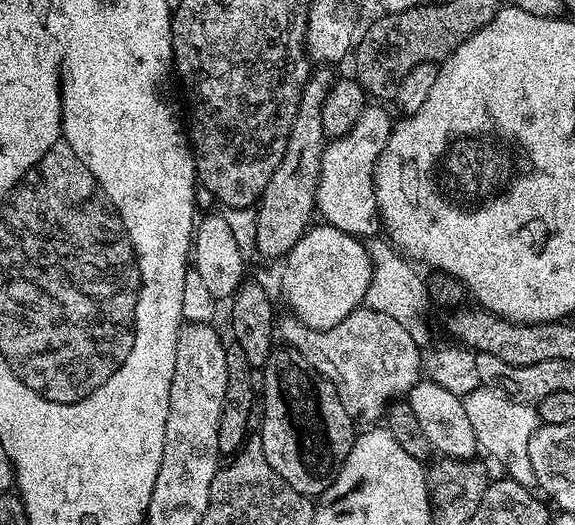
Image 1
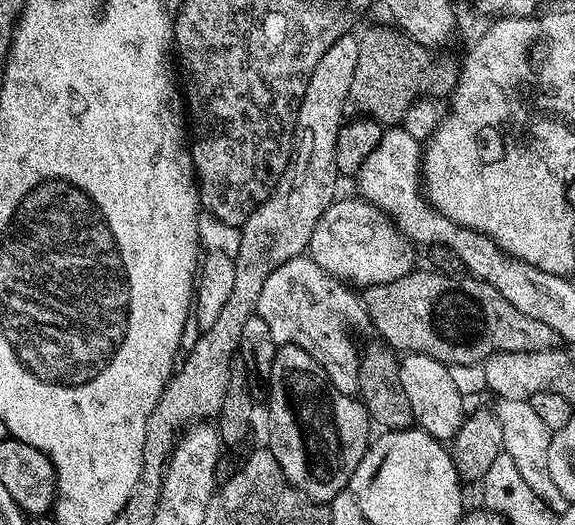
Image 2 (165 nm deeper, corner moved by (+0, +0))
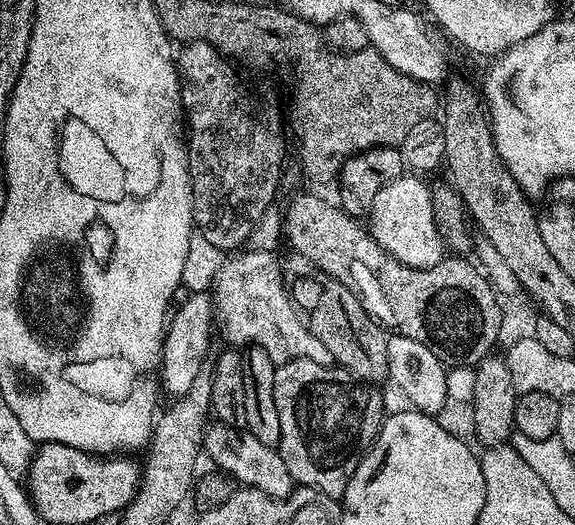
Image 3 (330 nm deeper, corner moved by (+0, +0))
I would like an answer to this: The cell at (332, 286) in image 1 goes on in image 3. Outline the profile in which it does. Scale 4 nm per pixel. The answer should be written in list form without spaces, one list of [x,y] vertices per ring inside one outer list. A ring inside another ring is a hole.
[[[405,174],[378,190],[370,213],[370,231],[378,246],[385,248],[398,262],[411,268],[429,268],[445,259],[446,249],[434,222],[432,189],[419,179],[419,175]]]

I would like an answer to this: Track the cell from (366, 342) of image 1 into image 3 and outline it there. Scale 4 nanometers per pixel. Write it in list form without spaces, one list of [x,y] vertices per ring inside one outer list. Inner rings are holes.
[[[244,251],[236,254],[241,254],[241,256],[233,255],[231,258],[225,259],[222,270],[216,276],[215,283],[210,289],[214,320],[218,325],[218,332],[224,335],[224,340],[228,343],[225,345],[240,346],[236,344],[244,344],[243,346],[261,348],[266,350],[266,354],[270,354],[270,358],[278,366],[285,364],[287,360],[309,360],[310,362],[331,365],[333,358],[330,352],[314,336],[307,323],[302,319],[296,305],[293,304],[289,289],[286,287],[286,277],[282,271],[281,261],[276,261],[272,252]]]

